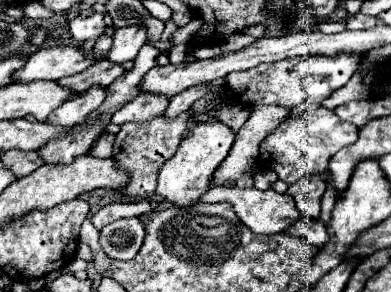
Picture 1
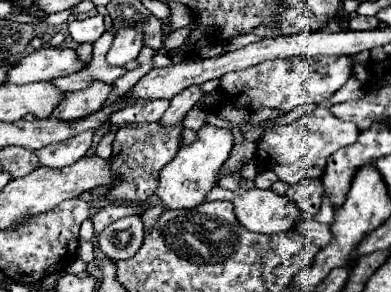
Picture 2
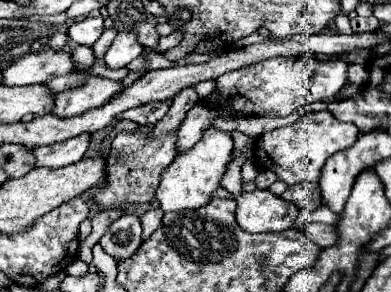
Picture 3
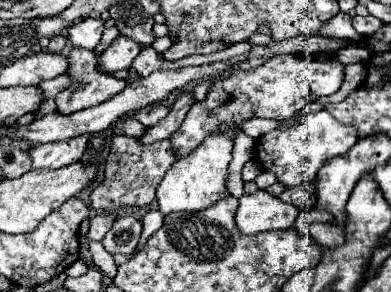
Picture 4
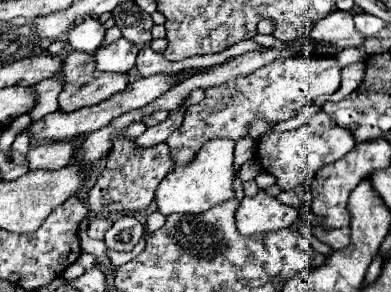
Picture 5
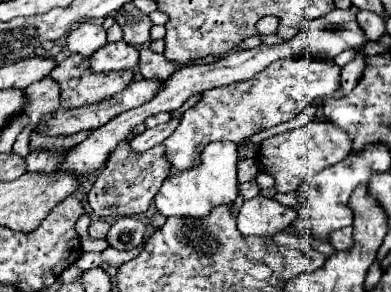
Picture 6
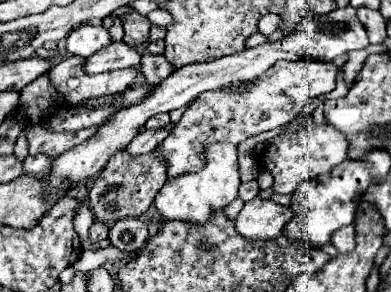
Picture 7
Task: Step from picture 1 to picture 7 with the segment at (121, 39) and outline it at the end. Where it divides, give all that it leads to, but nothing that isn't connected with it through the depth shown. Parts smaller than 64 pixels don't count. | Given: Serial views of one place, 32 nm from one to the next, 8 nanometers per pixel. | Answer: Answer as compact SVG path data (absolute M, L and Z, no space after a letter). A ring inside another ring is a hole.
M114 42L104 52L96 52L96 56L90 56L84 62L84 72L86 74L100 74L108 72L114 68L126 68L126 66L136 66L136 50L130 48L124 42Z

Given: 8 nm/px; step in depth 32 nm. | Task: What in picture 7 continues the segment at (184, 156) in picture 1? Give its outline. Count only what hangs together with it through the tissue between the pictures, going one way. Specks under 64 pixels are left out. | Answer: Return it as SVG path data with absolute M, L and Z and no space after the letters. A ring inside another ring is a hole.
M214 144L208 150L206 166L200 172L192 172L188 176L178 176L172 182L166 182L162 190L158 192L154 204L160 210L164 220L180 220L180 222L196 222L206 224L212 214L218 210L224 210L236 196L240 188L240 176L238 176L238 156L236 146L232 144Z

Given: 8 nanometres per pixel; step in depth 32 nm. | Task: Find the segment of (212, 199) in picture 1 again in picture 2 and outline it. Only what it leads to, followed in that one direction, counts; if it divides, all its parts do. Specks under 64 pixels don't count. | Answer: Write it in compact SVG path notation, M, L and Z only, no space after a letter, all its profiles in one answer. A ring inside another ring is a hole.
M217 185L207 195L206 201L212 202L216 200L230 200L234 202L234 212L238 222L248 230L248 232L262 232L262 234L278 234L278 232L286 232L296 224L296 218L300 214L300 210L296 208L296 204L292 204L292 200L274 194L272 190L236 190L230 192Z

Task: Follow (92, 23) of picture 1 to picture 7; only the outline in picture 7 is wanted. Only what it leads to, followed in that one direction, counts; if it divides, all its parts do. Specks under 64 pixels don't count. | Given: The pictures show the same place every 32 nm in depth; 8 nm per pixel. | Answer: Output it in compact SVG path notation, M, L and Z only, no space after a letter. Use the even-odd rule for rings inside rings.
M84 24L72 30L70 36L66 38L66 50L72 56L80 56L80 58L90 58L92 54L96 54L98 50L110 44L112 44L112 38L108 30L102 26L94 26L94 24Z

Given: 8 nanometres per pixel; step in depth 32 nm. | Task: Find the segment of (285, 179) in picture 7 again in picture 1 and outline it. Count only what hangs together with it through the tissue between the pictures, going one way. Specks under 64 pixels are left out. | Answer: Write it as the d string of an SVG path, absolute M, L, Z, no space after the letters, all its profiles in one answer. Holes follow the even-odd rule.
M320 106L316 110L304 112L290 122L282 122L272 134L268 134L260 144L260 162L278 174L280 180L294 184L306 174L322 174L328 168L328 160L344 146L358 140L358 128L352 122L340 120L332 110Z

